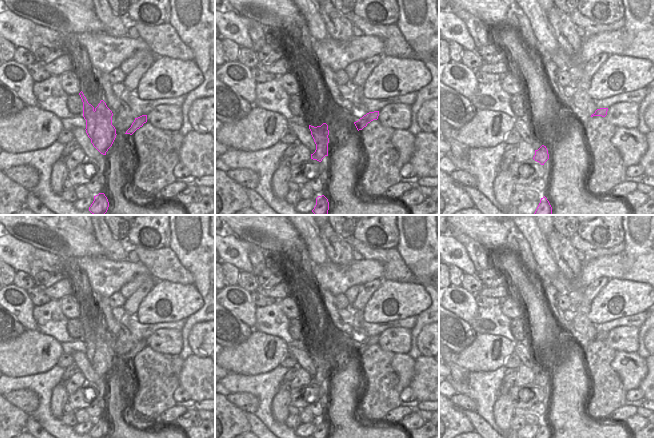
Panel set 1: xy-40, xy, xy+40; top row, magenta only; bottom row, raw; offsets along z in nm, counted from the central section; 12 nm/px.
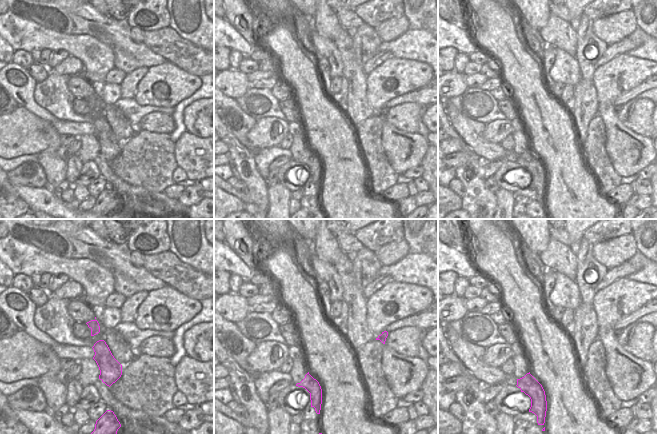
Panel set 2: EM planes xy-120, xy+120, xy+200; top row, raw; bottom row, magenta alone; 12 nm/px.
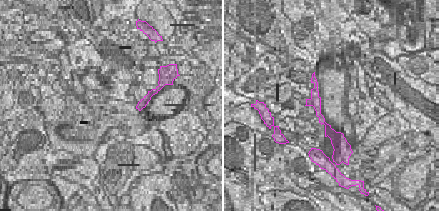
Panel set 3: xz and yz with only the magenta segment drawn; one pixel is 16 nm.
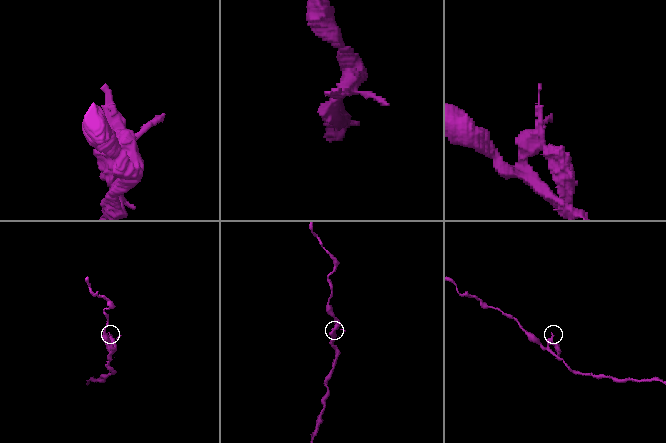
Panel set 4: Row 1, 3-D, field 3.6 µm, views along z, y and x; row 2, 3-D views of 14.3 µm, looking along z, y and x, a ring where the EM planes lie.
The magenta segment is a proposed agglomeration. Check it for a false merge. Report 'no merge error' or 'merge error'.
merge error

